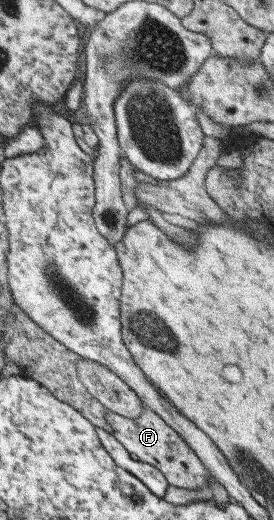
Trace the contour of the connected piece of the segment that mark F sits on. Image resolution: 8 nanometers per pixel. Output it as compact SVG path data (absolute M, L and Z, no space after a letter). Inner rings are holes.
M141 405L141 416L136 419L129 419L117 416L112 412L105 414L107 423L111 426L112 436L121 443L131 457L153 467L156 467L167 480L168 485L190 490L207 487L207 468L200 462L200 458L195 452L181 440L179 433L171 429L156 413L153 413L145 405Z

